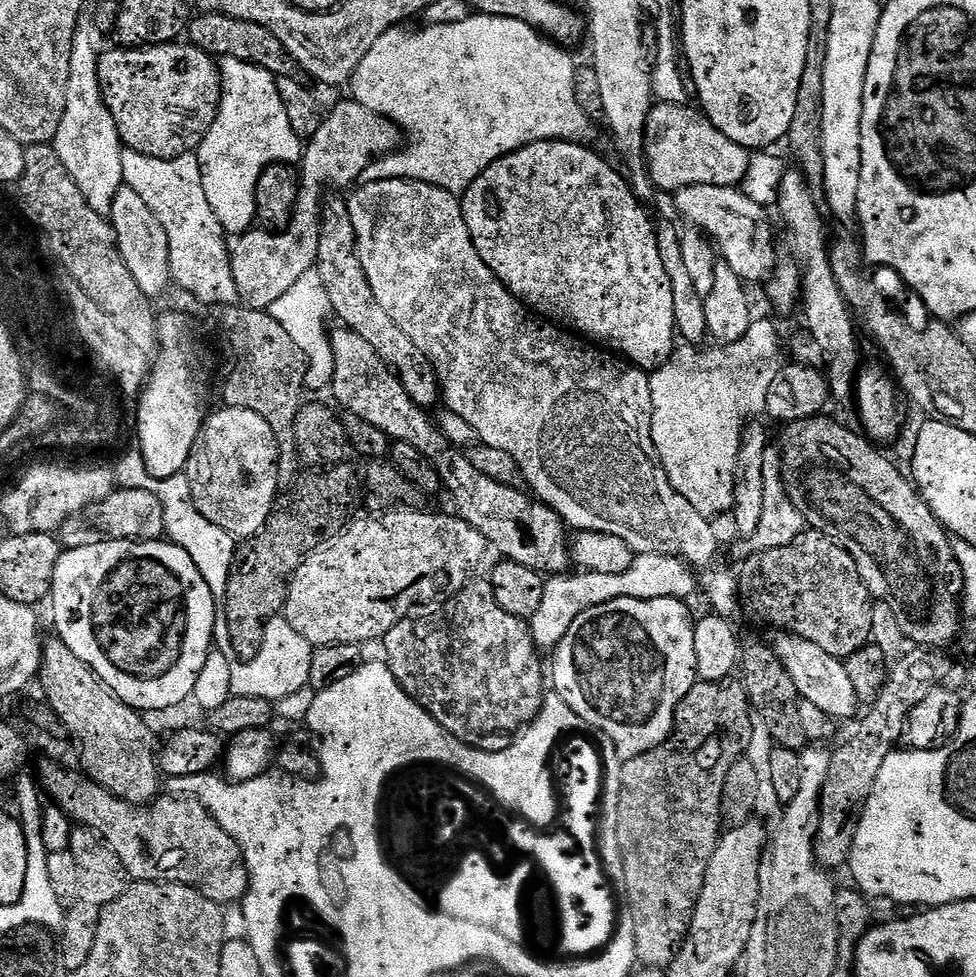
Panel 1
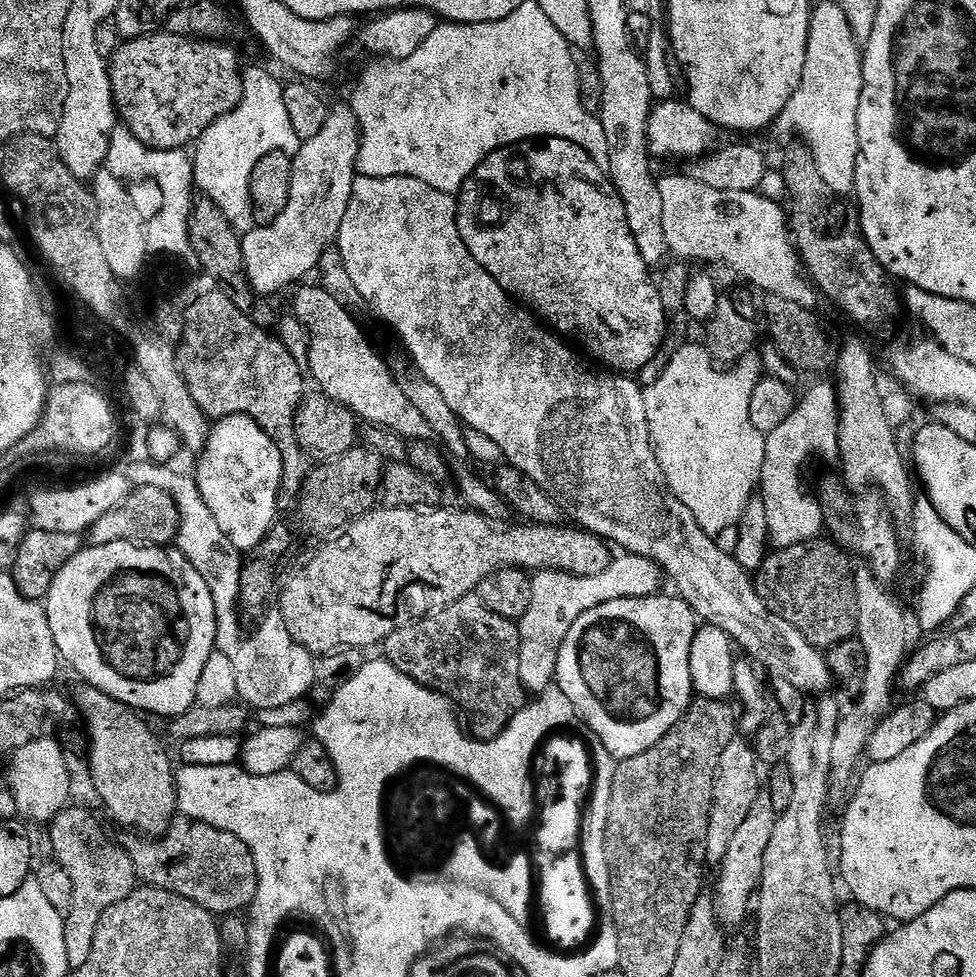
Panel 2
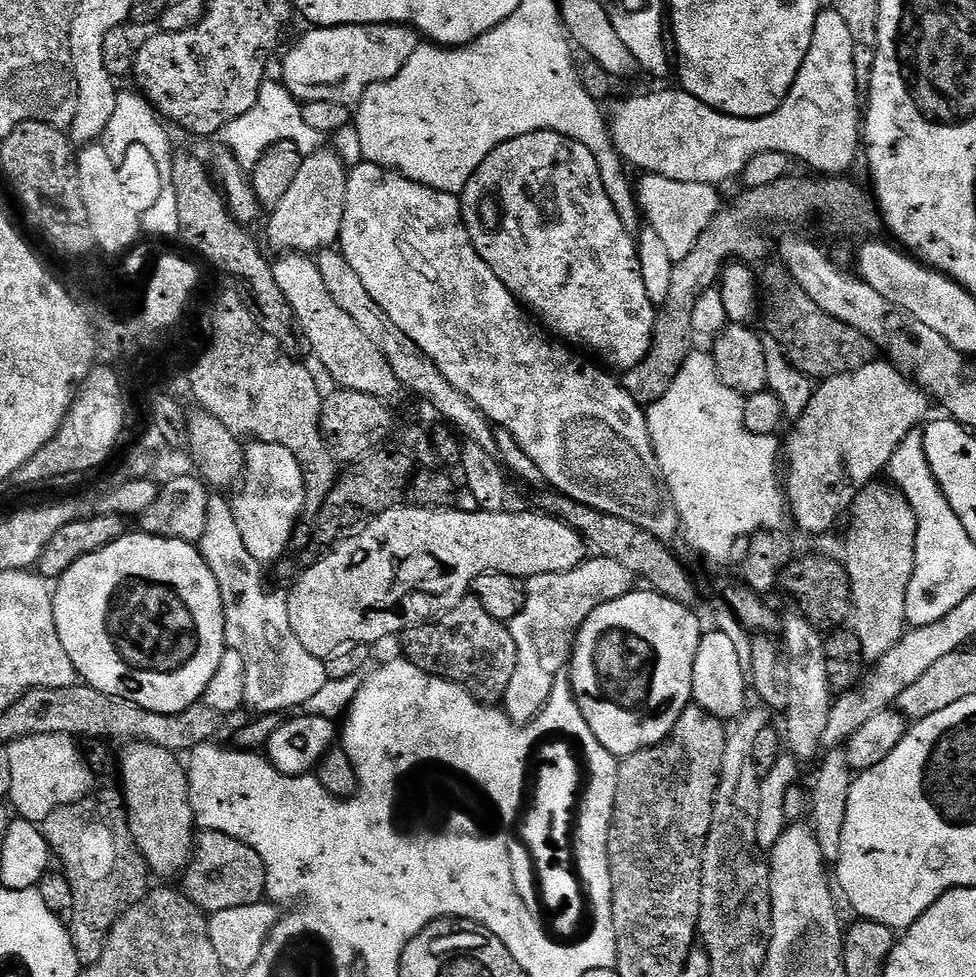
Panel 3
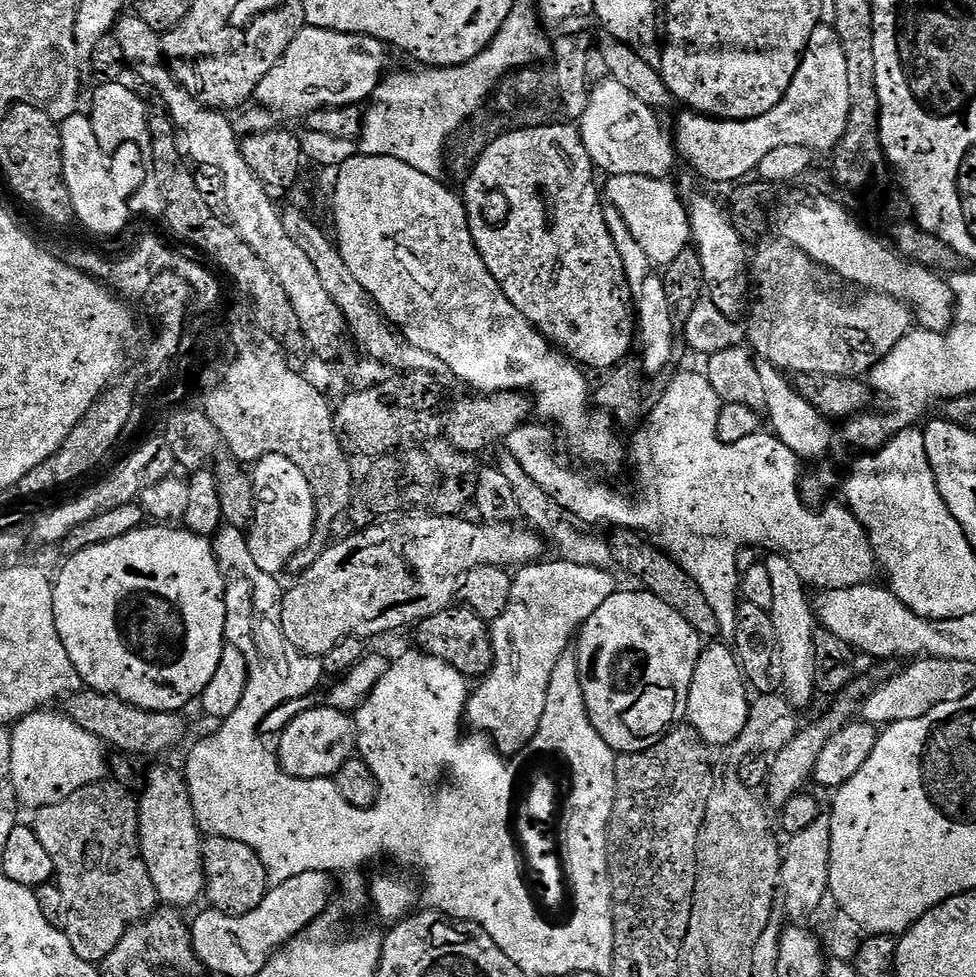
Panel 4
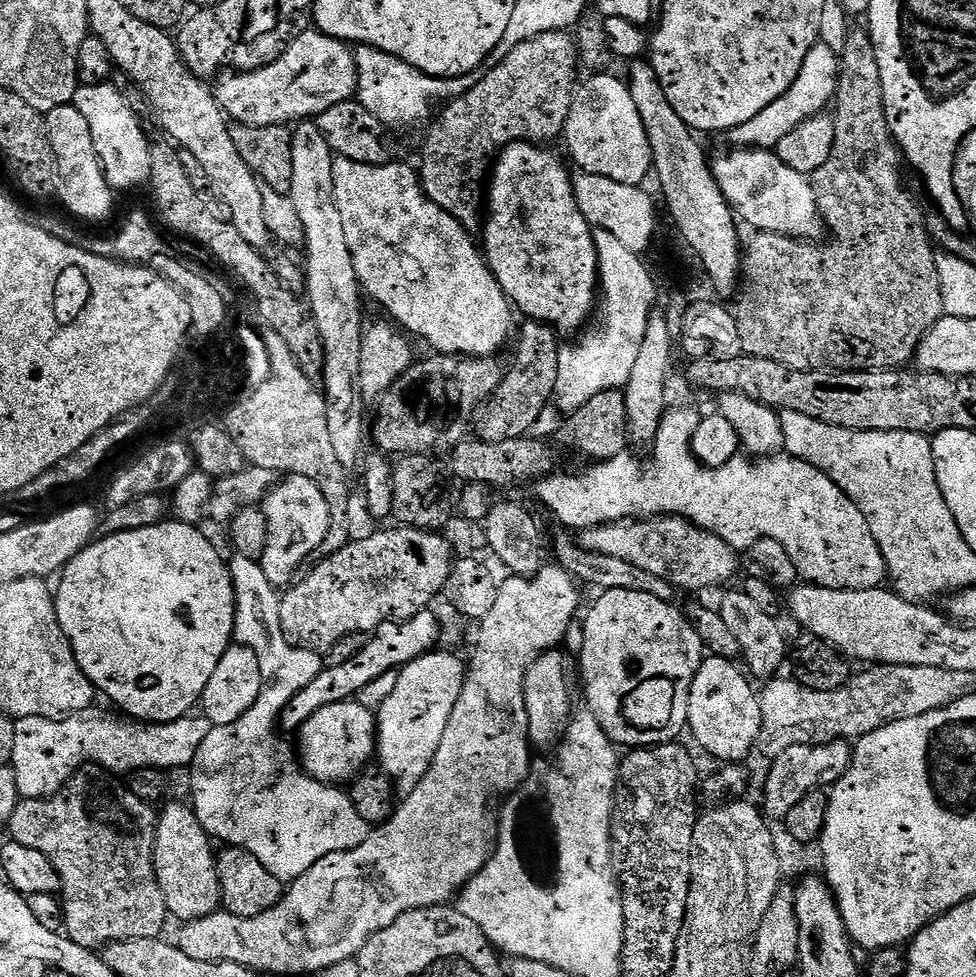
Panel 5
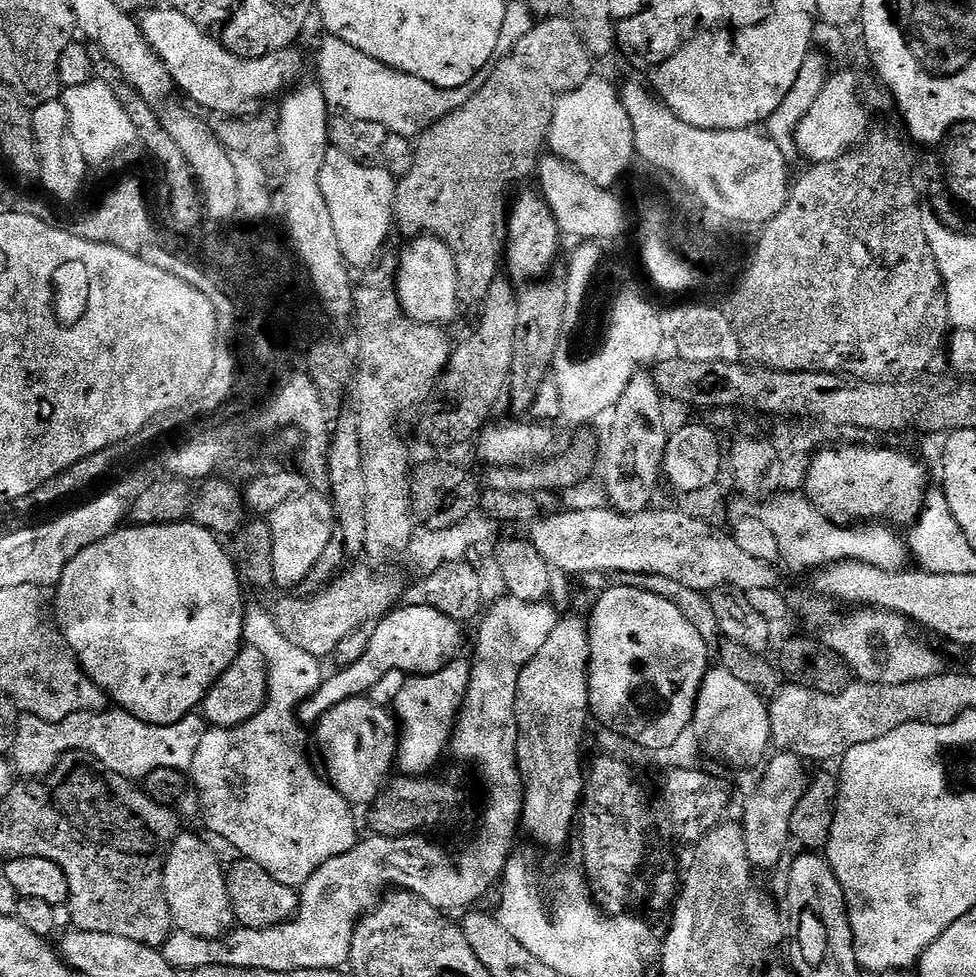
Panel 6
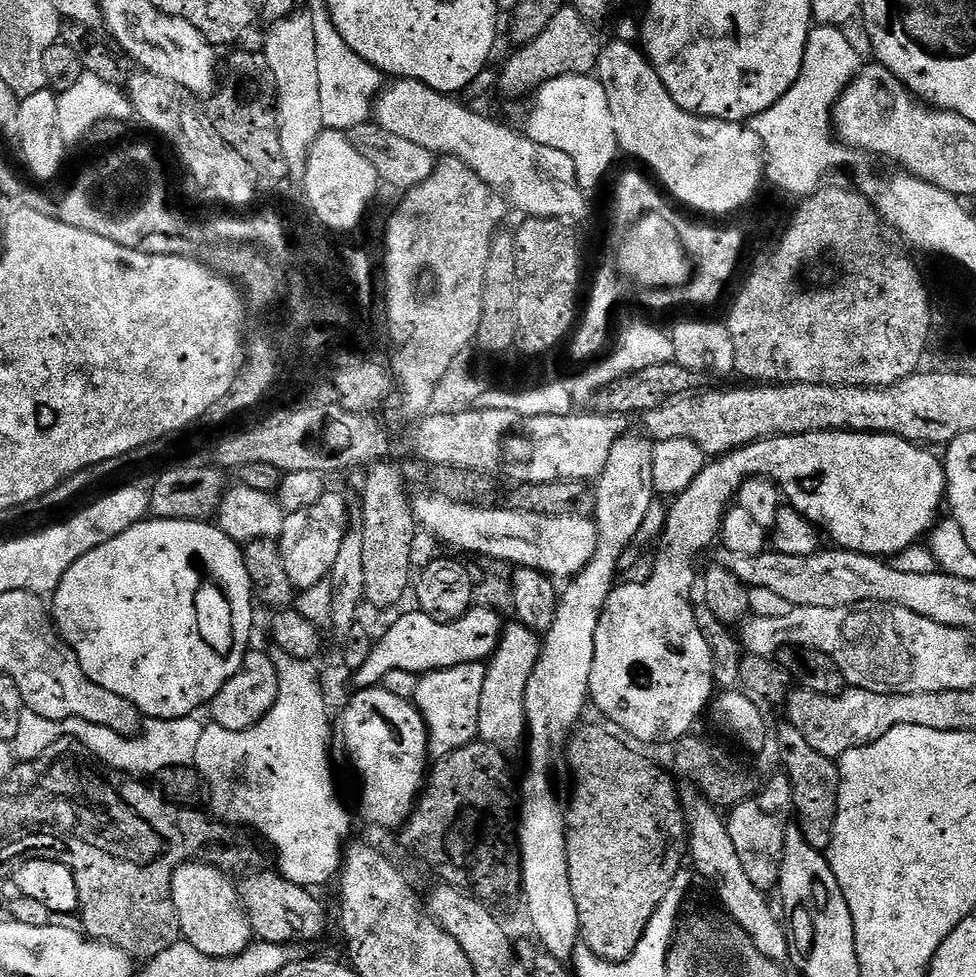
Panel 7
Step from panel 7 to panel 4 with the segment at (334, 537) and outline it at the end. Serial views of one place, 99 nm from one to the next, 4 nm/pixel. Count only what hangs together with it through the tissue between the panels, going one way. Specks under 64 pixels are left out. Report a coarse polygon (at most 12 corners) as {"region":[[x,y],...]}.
{"region":[[282,454],[250,468],[254,566],[274,577],[312,540],[312,487]]}

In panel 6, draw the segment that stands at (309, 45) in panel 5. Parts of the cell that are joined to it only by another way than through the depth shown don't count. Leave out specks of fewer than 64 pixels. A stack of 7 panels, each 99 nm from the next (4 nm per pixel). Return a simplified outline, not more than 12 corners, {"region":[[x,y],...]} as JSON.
{"region":[[176,8],[138,23],[194,103],[221,117],[287,93],[295,47],[236,56]]}

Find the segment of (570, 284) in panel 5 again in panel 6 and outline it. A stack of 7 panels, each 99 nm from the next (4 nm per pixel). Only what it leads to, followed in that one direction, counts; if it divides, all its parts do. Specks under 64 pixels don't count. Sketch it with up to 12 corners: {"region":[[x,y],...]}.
{"region":[[539,191],[511,201],[506,272],[539,282],[562,231]]}

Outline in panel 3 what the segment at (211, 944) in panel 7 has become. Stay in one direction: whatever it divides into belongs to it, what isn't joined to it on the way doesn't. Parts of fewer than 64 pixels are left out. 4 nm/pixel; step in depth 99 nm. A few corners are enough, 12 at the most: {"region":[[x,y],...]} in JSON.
{"region":[[132,742],[118,780],[153,877],[192,859],[188,774],[177,753]]}

